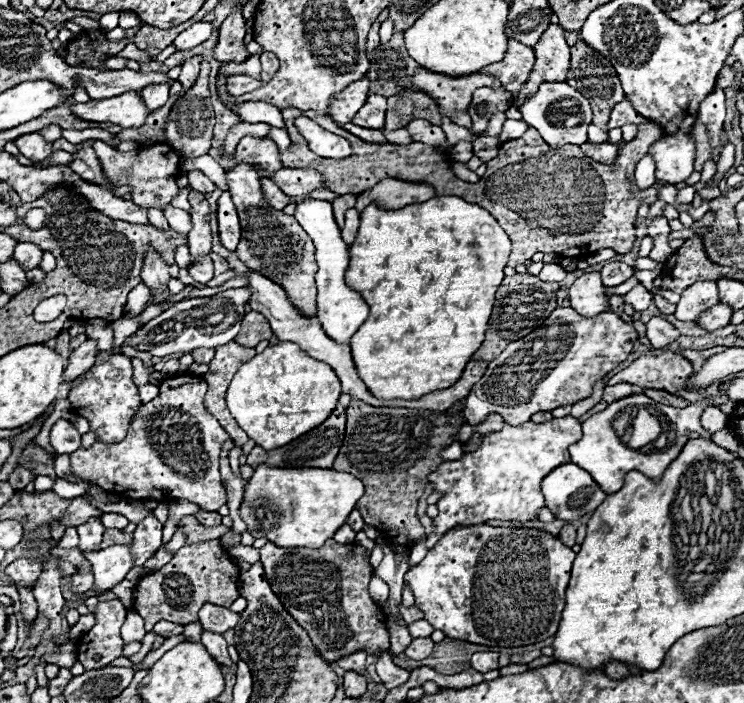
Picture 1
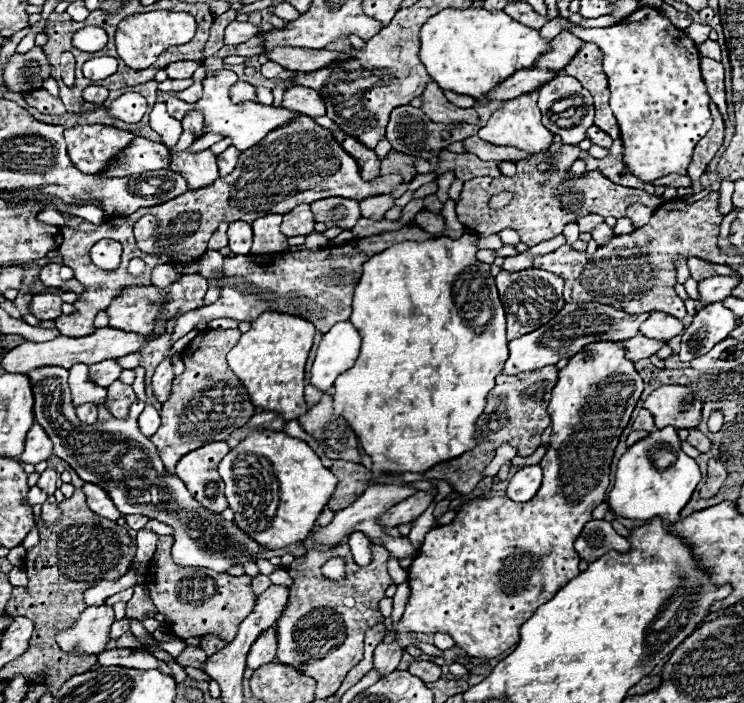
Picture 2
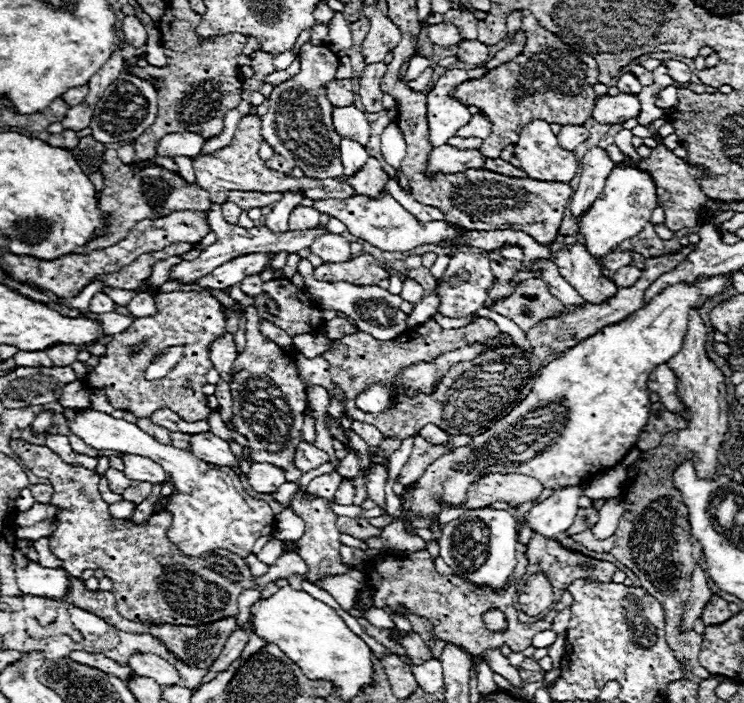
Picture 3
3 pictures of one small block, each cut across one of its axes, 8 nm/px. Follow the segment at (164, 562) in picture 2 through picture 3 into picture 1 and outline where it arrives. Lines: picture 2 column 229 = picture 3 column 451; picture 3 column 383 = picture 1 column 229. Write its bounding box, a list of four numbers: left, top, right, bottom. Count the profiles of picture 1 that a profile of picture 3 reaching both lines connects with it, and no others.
[134,540,240,632]

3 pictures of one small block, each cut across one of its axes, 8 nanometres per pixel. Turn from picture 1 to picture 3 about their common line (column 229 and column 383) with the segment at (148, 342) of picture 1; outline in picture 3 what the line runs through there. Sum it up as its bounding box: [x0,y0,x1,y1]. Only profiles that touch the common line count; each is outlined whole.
[304,276,408,340]

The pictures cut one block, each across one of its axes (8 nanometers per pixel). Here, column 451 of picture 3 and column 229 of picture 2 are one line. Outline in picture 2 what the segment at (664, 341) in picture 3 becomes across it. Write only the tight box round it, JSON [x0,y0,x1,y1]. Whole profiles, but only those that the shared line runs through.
[218,430,338,550]

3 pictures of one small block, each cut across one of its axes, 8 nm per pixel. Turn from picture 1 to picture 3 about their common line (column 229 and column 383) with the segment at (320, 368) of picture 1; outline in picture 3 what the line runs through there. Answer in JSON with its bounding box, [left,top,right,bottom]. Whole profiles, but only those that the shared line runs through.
[356,384,390,412]

